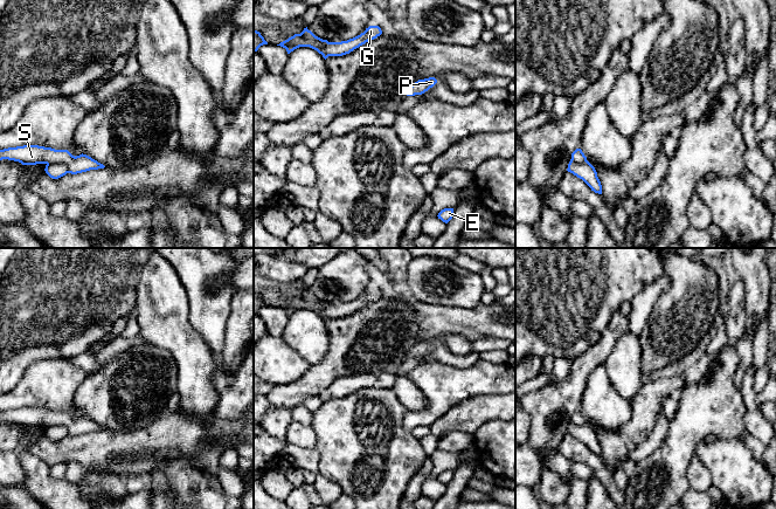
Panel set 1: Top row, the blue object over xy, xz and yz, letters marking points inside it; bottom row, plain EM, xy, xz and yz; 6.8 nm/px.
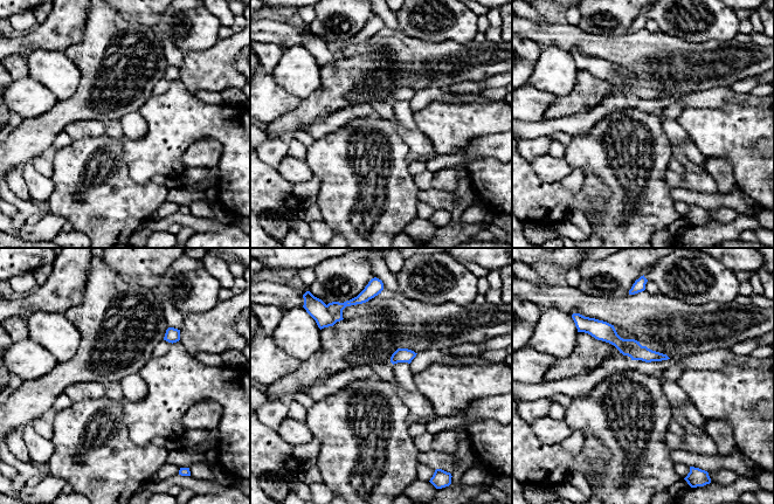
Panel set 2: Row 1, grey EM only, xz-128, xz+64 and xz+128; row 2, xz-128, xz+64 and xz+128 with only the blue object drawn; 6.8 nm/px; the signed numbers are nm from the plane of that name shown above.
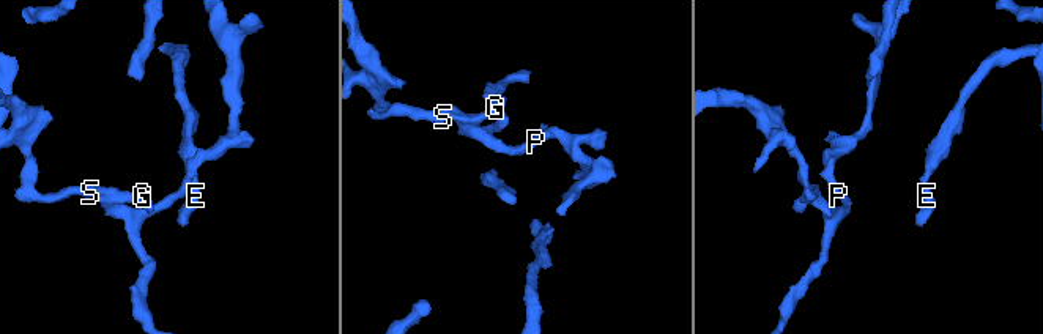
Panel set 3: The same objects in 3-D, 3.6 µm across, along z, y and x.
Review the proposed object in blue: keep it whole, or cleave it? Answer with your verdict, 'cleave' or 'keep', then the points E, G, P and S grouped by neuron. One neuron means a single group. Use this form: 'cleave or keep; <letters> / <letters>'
cleave; E P / G S

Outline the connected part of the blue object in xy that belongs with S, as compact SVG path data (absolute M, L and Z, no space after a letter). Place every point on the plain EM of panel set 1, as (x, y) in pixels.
M23 407L0 412L0 422L8 421L22 427L64 425L69 435L77 436L105 428L86 417L72 418L68 412L55 412L39 407Z

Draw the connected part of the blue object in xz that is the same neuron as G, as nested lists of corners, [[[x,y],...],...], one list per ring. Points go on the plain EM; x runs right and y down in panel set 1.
[[[369,288],[363,295],[353,301],[341,304],[327,304],[325,308],[319,308],[318,305],[310,304],[302,296],[295,296],[293,298],[289,300],[277,308],[285,310],[287,316],[299,309],[310,309],[321,317],[342,318],[349,316],[366,304],[376,301],[381,296],[382,293],[379,288]]]

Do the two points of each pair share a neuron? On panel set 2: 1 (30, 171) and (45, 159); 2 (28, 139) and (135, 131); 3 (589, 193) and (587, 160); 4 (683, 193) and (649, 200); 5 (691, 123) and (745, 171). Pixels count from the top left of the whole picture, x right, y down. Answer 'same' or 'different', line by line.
1: different
2: different
3: different
4: different
5: same

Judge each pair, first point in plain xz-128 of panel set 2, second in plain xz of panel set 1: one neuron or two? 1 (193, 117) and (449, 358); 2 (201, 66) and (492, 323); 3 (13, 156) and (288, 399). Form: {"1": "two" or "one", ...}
{"1": "two", "2": "two", "3": "one"}

